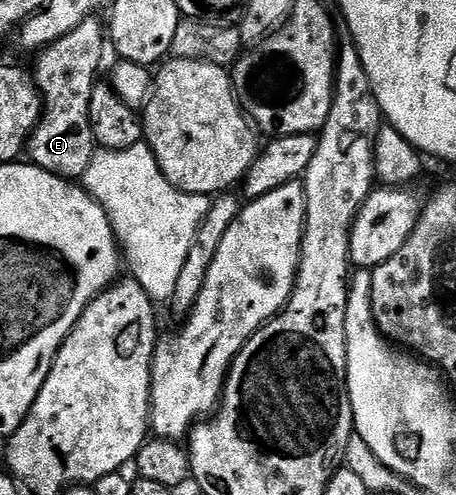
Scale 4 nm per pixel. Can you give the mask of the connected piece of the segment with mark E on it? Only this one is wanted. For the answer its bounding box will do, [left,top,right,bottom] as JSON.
[27,18,107,181]

